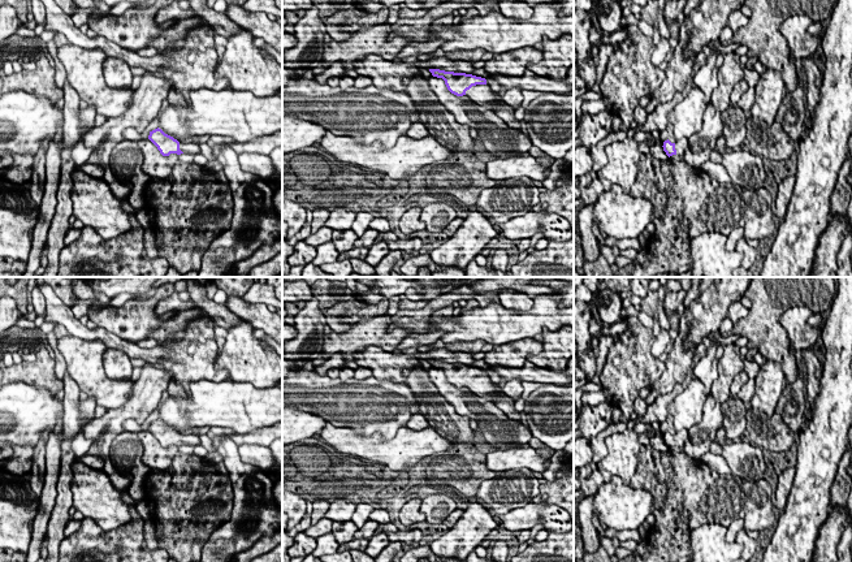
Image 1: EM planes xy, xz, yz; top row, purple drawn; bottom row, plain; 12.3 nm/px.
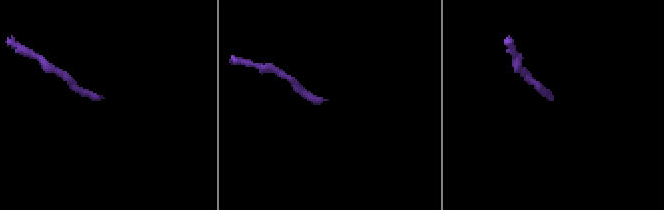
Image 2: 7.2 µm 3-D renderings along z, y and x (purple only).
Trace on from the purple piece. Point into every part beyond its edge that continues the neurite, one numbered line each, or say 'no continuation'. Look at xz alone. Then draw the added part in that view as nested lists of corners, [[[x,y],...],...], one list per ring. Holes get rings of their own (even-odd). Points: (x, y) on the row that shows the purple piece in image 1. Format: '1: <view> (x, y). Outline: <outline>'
1: xz (481, 94). Outline: [[[488,83],[472,86],[470,90],[466,91],[466,96],[476,104],[480,104],[481,107],[485,107],[486,109],[494,112],[496,104],[498,101],[502,101],[502,96],[496,94]]]

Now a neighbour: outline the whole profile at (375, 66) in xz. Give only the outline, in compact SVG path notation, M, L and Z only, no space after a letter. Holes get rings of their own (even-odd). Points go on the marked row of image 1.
M369 55L353 61L358 75L367 75L372 85L392 91L406 91L410 81L419 73L419 68L411 62L394 62L380 55Z

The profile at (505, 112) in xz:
M503 101L496 104L496 113L503 120L510 127L520 130L520 121L515 118L514 108Z

